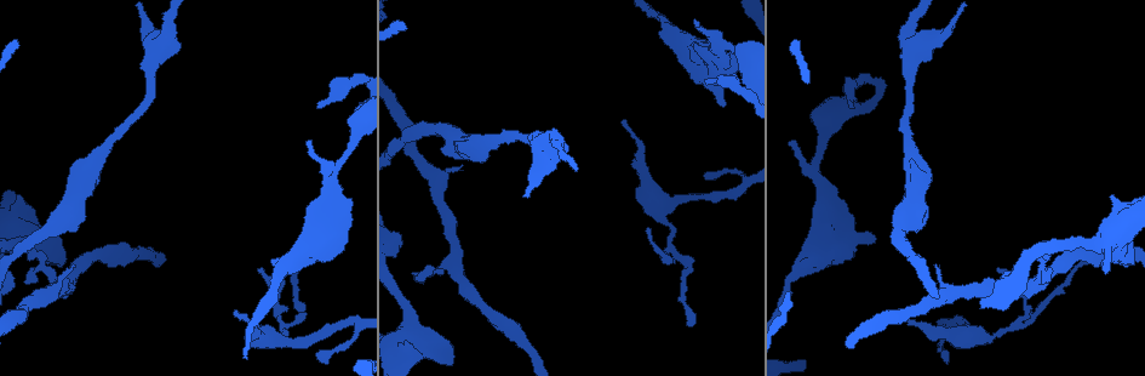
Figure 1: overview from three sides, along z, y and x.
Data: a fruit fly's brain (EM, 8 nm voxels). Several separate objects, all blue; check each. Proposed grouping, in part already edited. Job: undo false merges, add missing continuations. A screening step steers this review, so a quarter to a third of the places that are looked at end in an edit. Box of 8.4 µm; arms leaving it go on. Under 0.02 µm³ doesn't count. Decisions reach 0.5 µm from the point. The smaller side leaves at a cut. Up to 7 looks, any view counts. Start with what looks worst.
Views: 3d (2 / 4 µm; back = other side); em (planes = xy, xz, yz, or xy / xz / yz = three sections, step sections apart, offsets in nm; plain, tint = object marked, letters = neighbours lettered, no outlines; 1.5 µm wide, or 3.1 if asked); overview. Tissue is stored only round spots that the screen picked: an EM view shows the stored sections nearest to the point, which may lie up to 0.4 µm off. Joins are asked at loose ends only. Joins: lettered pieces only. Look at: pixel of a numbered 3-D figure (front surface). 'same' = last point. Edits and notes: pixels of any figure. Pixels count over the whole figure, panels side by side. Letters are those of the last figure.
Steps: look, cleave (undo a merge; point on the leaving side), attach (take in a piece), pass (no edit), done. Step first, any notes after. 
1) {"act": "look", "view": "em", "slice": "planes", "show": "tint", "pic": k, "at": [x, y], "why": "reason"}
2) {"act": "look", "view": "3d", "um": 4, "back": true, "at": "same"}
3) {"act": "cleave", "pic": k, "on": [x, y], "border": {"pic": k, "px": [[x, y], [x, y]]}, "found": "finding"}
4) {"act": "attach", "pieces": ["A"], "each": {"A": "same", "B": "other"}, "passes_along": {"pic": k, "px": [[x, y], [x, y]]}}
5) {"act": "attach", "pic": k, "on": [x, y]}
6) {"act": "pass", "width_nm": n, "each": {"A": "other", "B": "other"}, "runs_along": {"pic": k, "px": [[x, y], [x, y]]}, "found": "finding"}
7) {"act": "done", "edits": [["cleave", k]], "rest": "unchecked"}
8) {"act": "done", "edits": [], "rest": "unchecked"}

{"act": "look", "view": "3d", "um": 2, "pic": 1, "at": [74, 264], "why": "free end"}

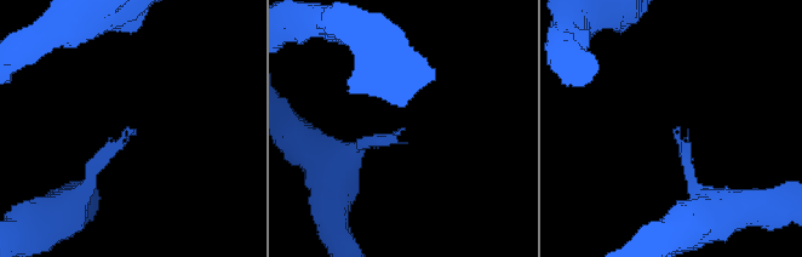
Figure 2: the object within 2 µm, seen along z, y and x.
{"act": "look", "view": "em", "slice": "yz", "step": 8, "show": "letters", "pic": 2, "at": [135, 130]}

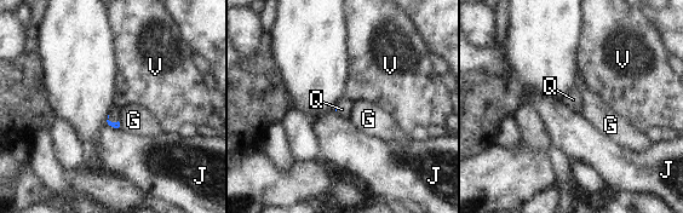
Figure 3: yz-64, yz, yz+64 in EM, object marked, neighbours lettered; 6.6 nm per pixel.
{"act": "look", "view": "em", "slice": "planes", "show": "letters", "at": "same"}

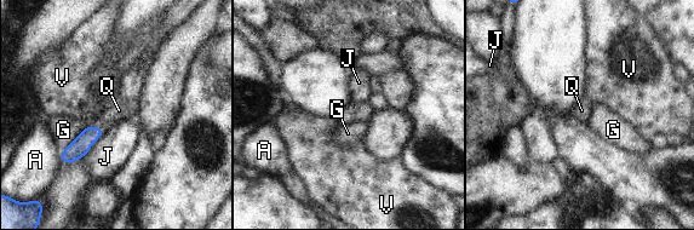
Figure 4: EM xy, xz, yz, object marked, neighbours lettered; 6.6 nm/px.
{"act": "attach", "pieces": ["Q"], "each": {"A": "other", "G": "other", "J": "other", "Q": "same", "V": "other"}, "passes_along": {"pic": 4, "px": [[80, 145], [97, 127], [119, 110]]}, "found": "it goes on there"}

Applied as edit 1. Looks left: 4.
{"act": "look", "view": "3d", "um": 2, "pic": 1, "at": [624, 123], "why": "an open end"}

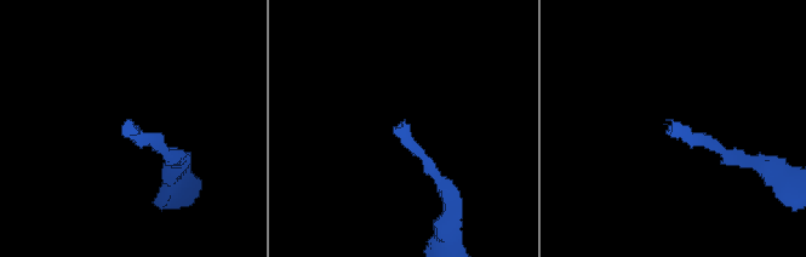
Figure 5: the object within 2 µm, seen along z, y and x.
{"act": "look", "view": "em", "slice": "planes", "show": "letters", "pic": 5, "at": [406, 126]}

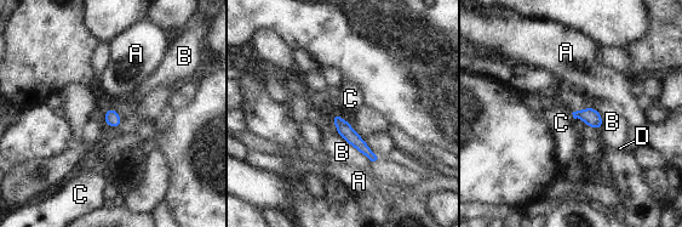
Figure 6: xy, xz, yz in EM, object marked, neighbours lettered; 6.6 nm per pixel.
{"act": "pass", "longest_contact_nm": ["B", 300], "each": {"A": "other", "B": "other", "C": "other", "D": "other"}, "runs_along": {"pic": 6, "px": [[336, 117], [343, 128], [372, 157]]}, "found": "no lettered piece goes on from it"}

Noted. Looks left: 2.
{"act": "look", "view": "em", "slice": "xy", "step": 4, "show": "letters", "pic": 1, "at": [687, 323], "why": "an open end"}

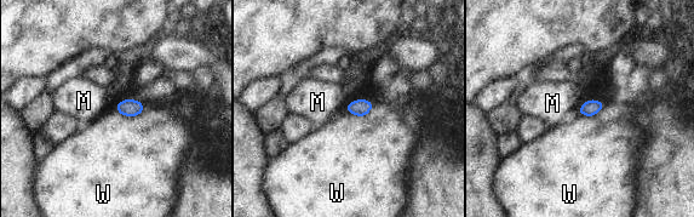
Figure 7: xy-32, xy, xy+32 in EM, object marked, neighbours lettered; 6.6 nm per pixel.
{"act": "look", "view": "em", "slice": "planes", "show": "letters", "at": "same", "why": "another direction"}

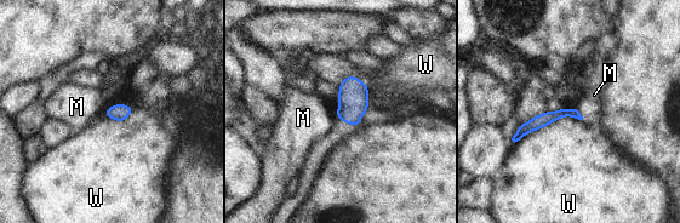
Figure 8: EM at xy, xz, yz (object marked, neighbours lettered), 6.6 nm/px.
{"act": "pass", "each": {"M": "other", "W": "other"}, "runs_along": {"pic": 8, "px": [[576, 114], [548, 116], [516, 137]]}, "found": "none of them fits"}

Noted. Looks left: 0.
{"act": "done", "edits": [["attach", 4]], "rest": "unchecked"}

